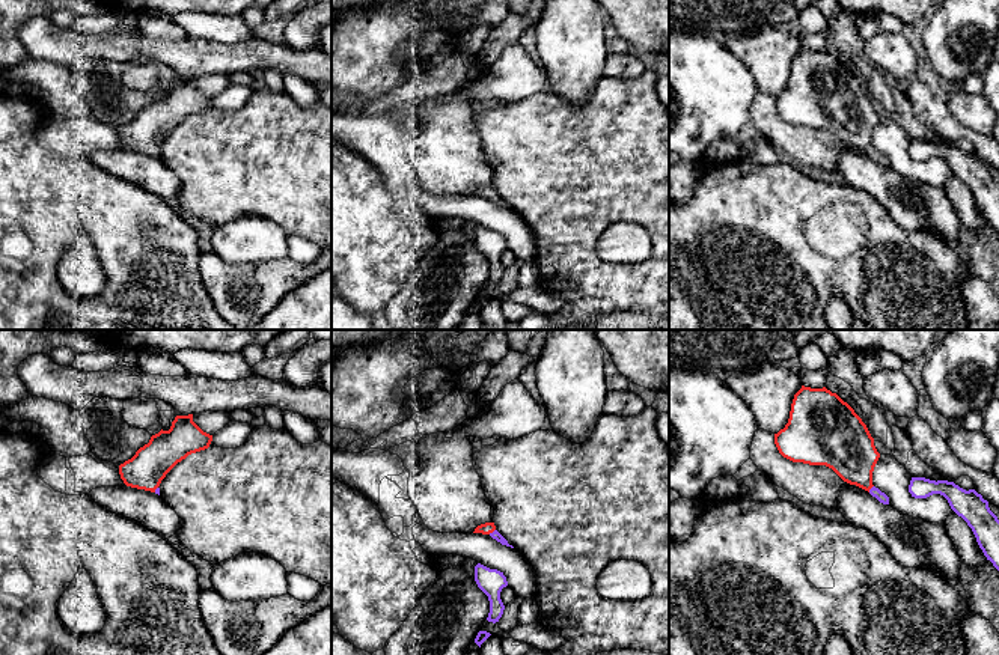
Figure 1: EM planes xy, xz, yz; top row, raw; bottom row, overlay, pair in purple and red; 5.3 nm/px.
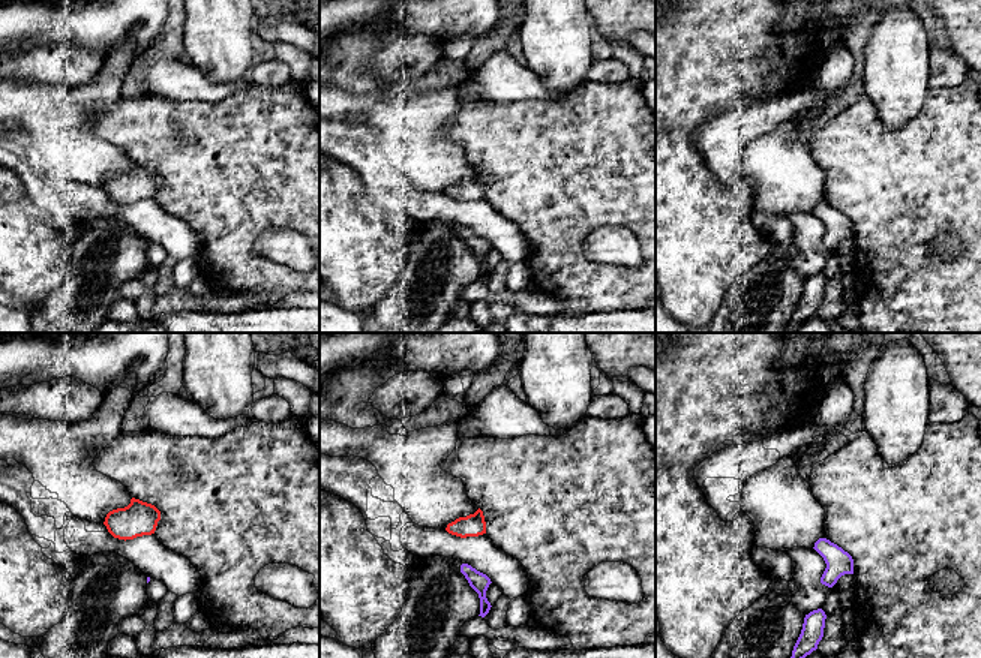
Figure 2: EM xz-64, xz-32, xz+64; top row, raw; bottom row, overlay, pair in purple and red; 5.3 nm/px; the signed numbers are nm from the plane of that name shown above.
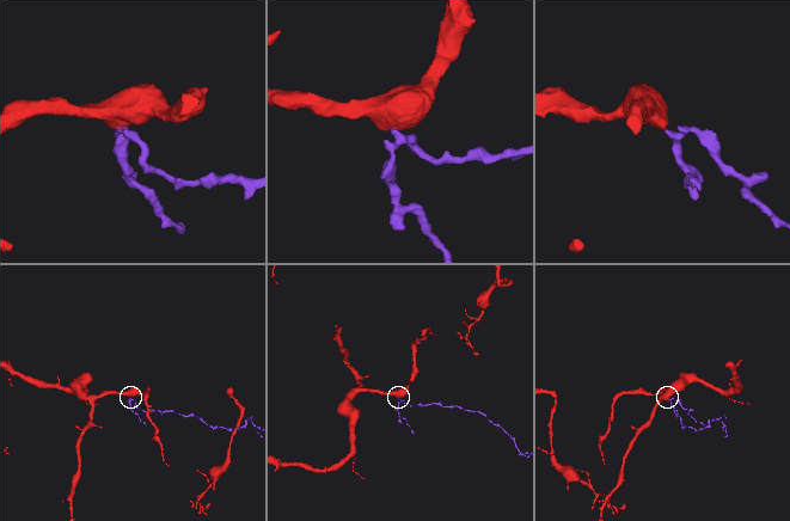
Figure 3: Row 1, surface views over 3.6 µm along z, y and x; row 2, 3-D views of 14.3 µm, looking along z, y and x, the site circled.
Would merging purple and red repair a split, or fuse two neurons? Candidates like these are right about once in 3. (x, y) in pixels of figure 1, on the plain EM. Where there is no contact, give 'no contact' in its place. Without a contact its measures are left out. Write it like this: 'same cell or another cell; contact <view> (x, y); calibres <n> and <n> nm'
same cell; contact xz (493, 194); calibres 50 and 60 nm

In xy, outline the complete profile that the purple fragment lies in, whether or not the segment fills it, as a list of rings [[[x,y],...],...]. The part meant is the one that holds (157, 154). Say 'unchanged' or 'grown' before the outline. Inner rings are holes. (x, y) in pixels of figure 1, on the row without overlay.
grown | [[[193,77],[176,78],[169,93],[152,98],[149,105],[140,110],[136,117],[119,128],[121,142],[127,149],[151,154],[160,158],[160,146],[166,137],[188,117],[209,110],[212,98],[203,95],[194,84]]]

